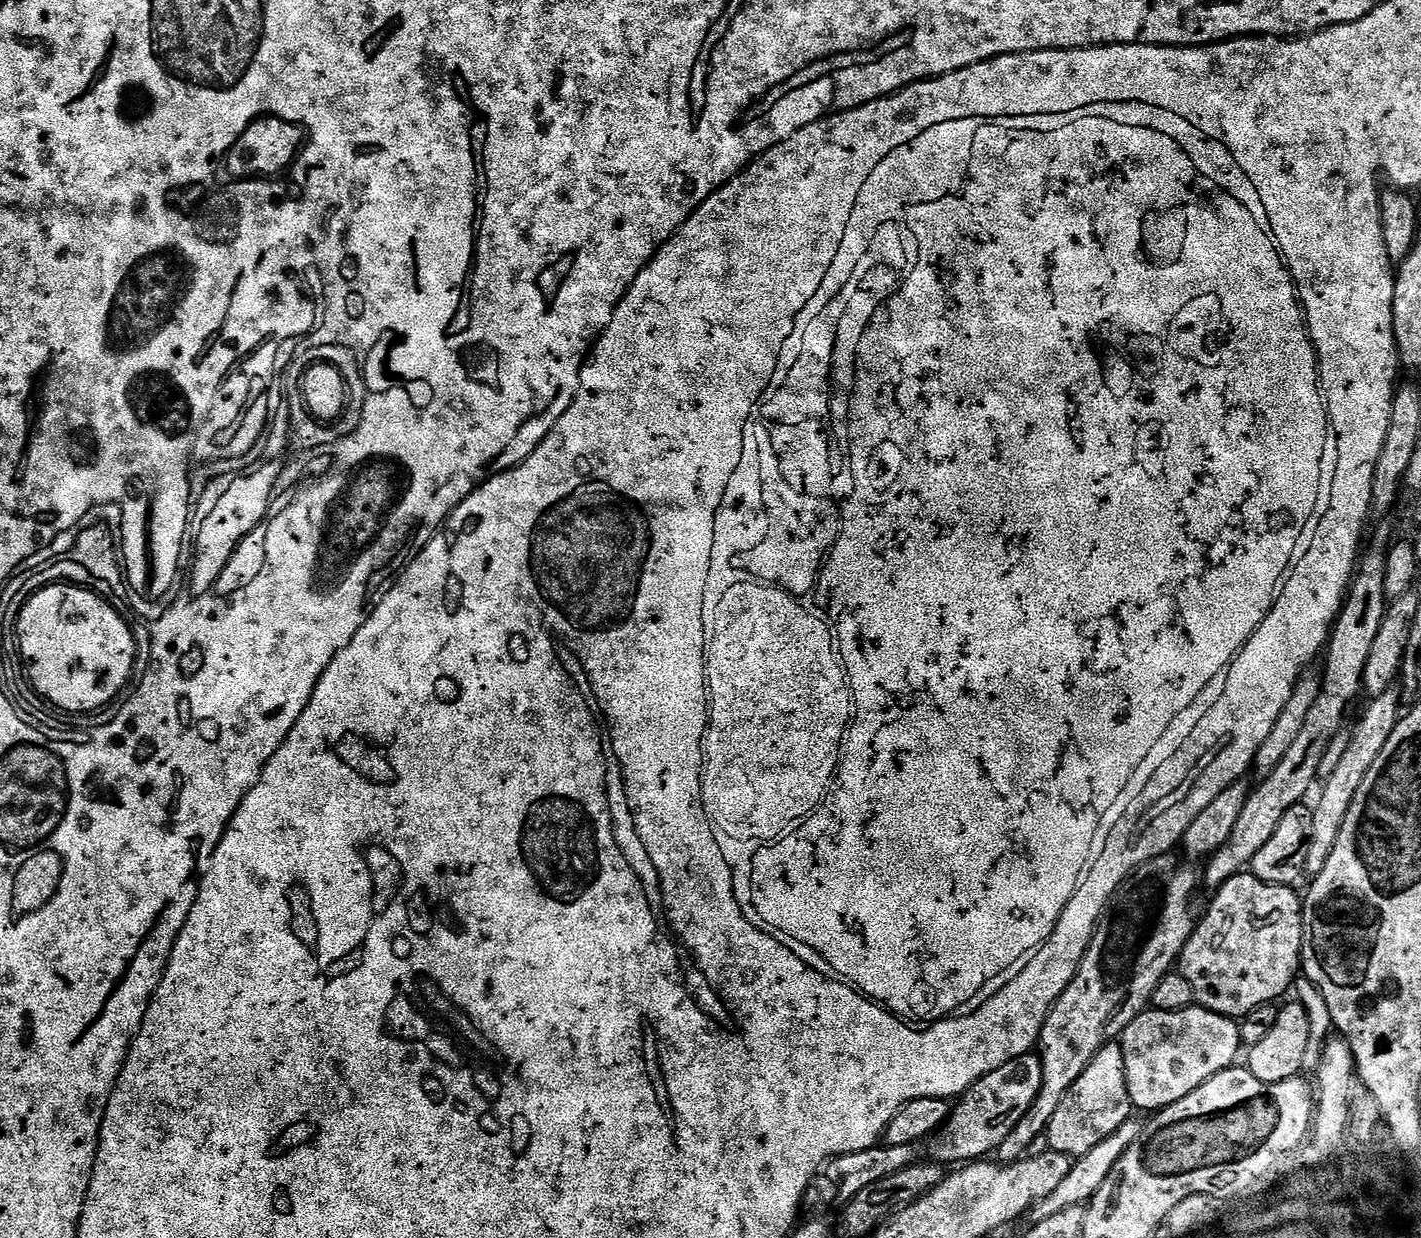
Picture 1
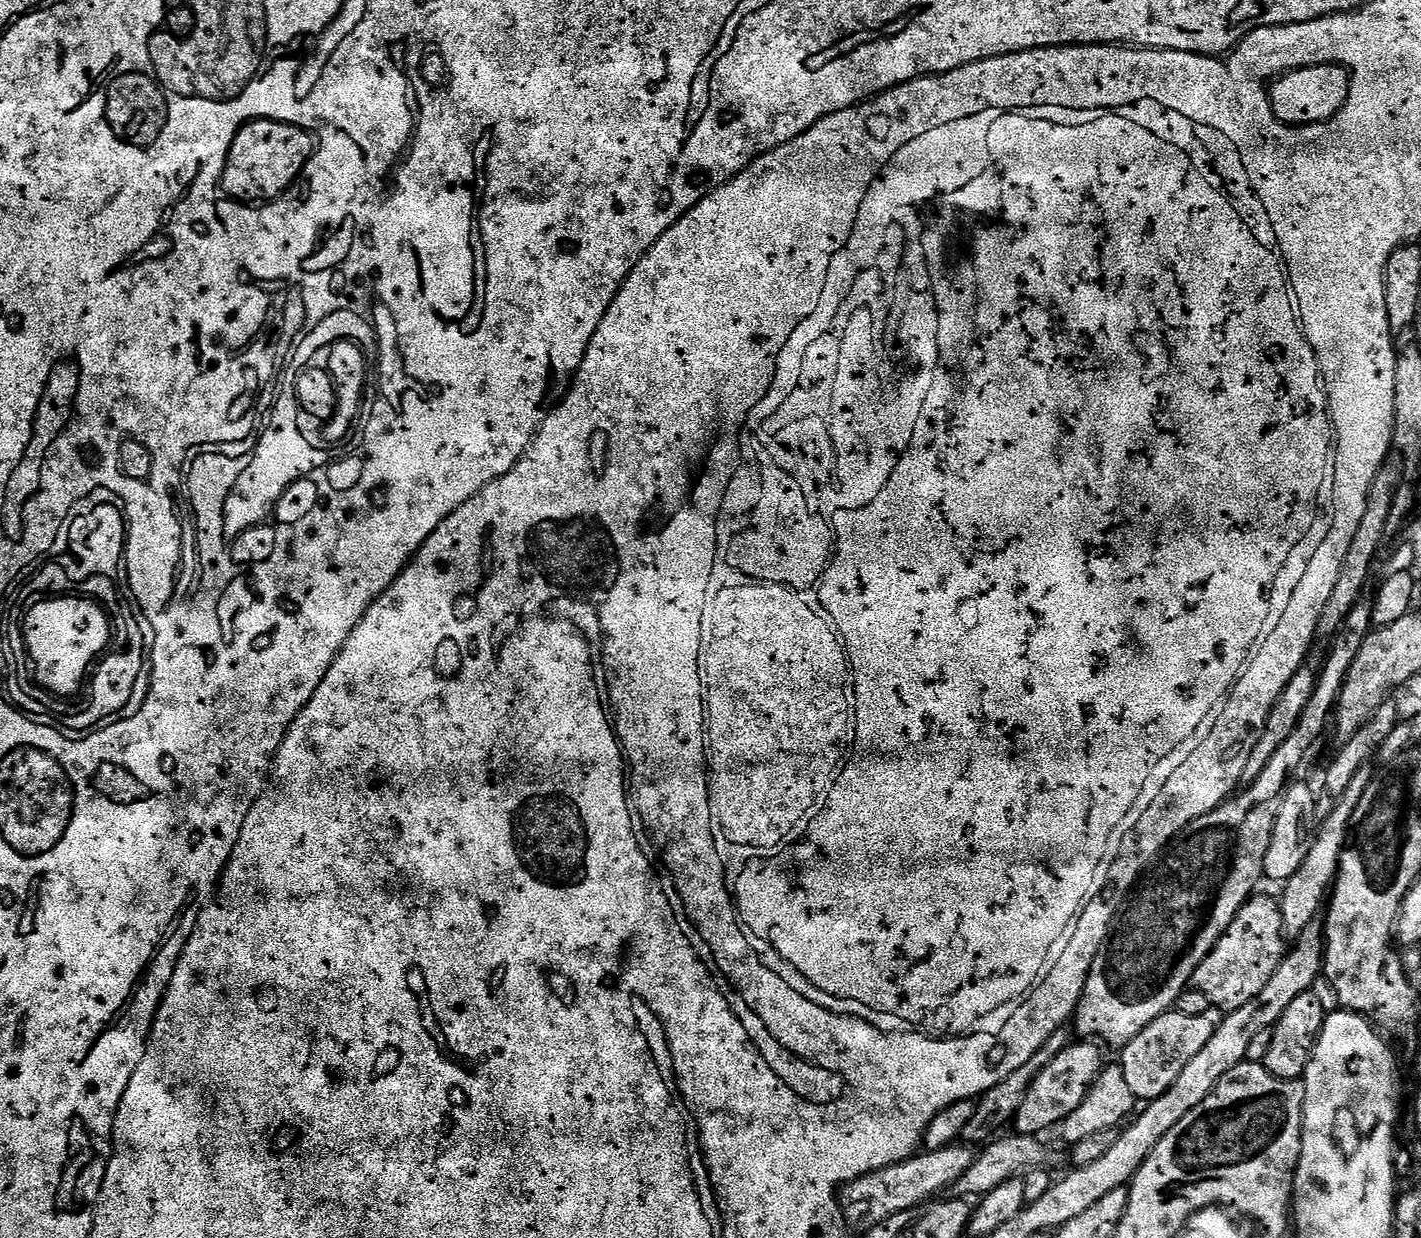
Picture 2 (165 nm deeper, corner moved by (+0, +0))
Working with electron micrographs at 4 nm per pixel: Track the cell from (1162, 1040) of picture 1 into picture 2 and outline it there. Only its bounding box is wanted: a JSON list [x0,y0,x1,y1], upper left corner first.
[1118,1010,1217,1101]

